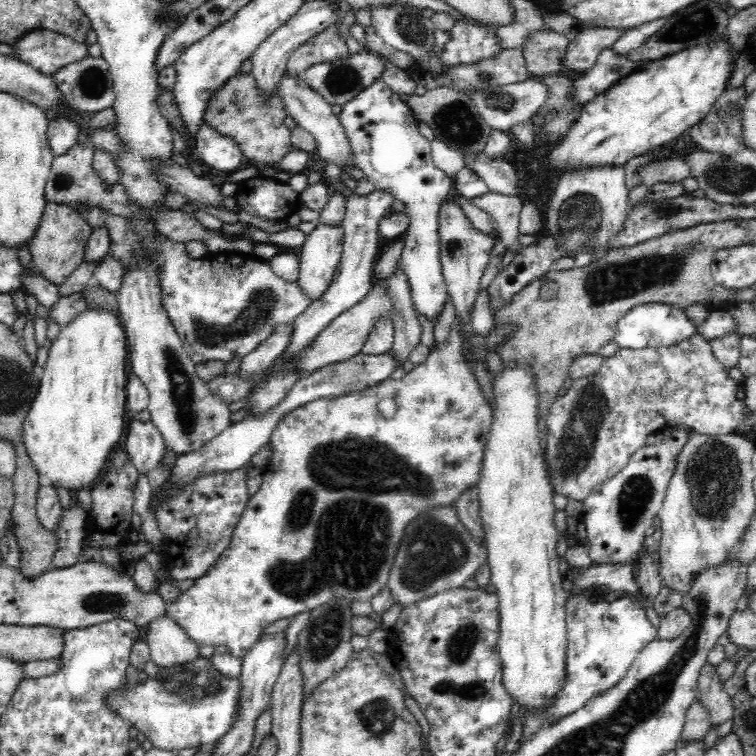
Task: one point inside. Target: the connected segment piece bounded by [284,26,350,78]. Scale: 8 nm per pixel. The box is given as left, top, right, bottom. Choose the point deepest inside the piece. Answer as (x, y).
(328, 46)

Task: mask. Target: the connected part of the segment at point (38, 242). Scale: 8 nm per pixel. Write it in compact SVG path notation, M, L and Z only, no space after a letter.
M50 202L45 206L36 236L29 244L35 270L49 282L60 287L83 264L85 247L93 228L71 205Z

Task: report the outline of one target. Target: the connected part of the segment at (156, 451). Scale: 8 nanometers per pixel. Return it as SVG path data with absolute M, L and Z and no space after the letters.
M132 419L128 428L123 450L128 455L130 463L138 469L138 474L145 475L161 464L160 460L165 453L162 435L152 421L140 422L135 419Z

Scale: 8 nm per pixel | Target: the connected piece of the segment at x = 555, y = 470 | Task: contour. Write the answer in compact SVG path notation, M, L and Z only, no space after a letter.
M698 334L687 337L675 345L664 346L657 349L650 347L641 349L621 348L618 352L614 353L614 356L605 357L597 373L594 373L593 376L581 377L580 380L574 381L574 386L572 386L564 396L559 397L556 399L556 402L552 403L552 408L546 420L544 420L544 422L546 422L546 443L543 446L544 457L547 461L547 476L549 476L555 494L563 494L566 498L571 500L583 501L599 484L612 478L621 468L626 466L632 454L634 454L638 448L642 448L645 445L646 436L648 436L648 434L660 435L665 433L672 426L678 425L690 426L694 432L708 436L728 433L734 434L734 428L746 420L746 414L744 414L746 405L744 405L744 402L740 402L740 400L736 399L736 390L740 387L741 383L730 379L726 370L725 366L716 361L716 358L712 355L710 343Z

